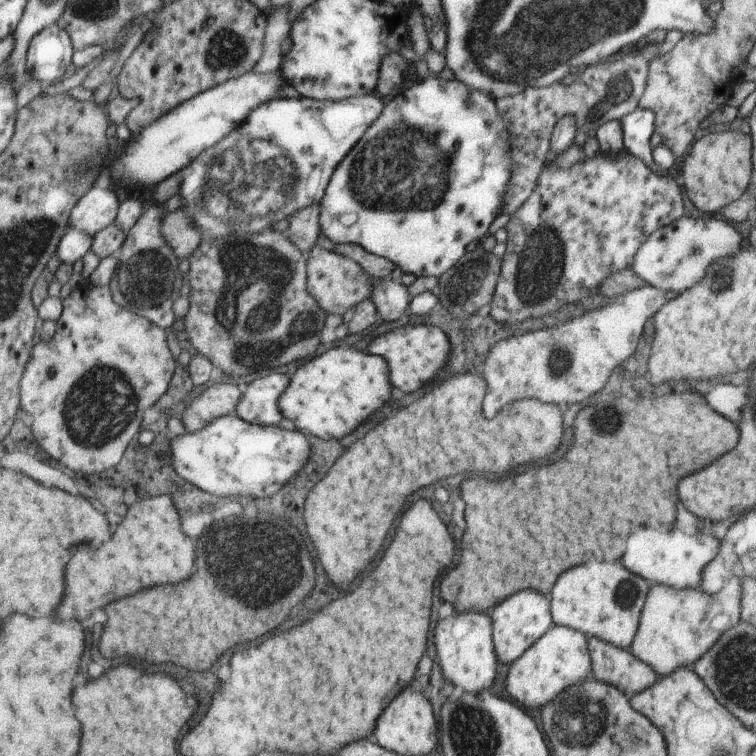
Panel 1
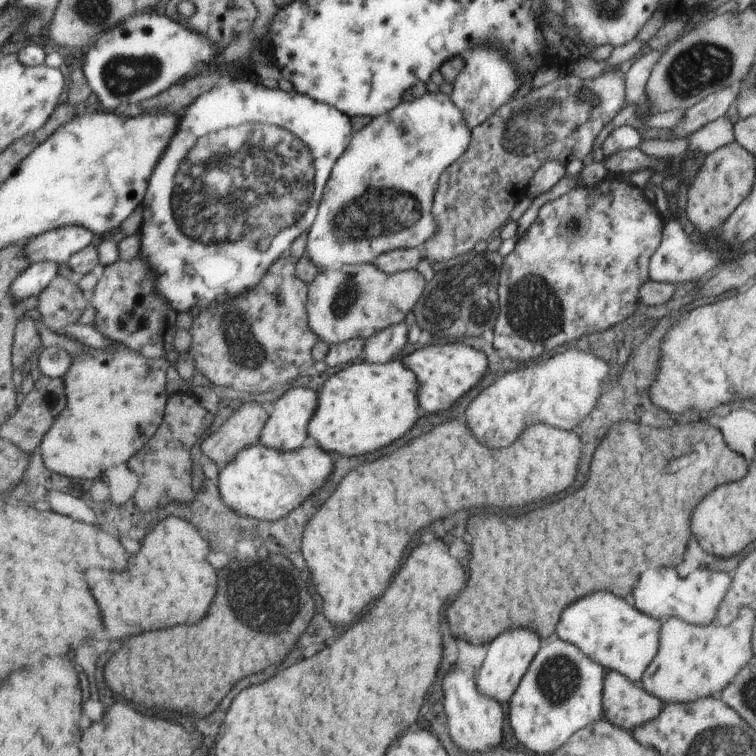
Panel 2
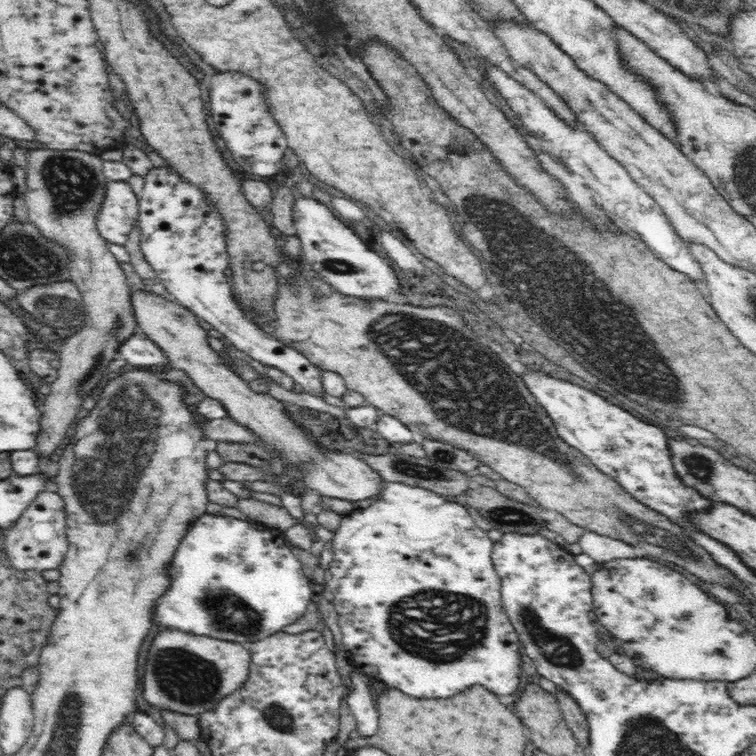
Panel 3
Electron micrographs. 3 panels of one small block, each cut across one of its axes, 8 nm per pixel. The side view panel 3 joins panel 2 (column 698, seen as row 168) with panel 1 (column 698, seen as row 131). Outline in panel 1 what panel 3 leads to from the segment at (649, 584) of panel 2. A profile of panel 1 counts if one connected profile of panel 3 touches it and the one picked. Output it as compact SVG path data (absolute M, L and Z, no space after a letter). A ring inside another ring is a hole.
M639 528L631 534L631 540L627 540L627 552L623 552L621 564L635 572L637 576L643 576L647 580L685 590L685 588L699 588L701 584L701 572L703 568L717 556L717 538L709 534L685 534L677 528L673 530L655 530L655 528Z

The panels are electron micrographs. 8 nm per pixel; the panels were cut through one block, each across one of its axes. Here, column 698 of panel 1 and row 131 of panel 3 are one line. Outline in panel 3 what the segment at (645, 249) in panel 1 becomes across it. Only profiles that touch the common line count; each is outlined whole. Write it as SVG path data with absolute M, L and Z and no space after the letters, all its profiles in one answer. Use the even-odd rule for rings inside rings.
M220 72L212 78L210 88L210 112L220 138L230 150L232 158L240 164L244 174L274 176L282 168L282 156L288 148L288 140L268 110L266 84L258 84L256 78L240 72Z

